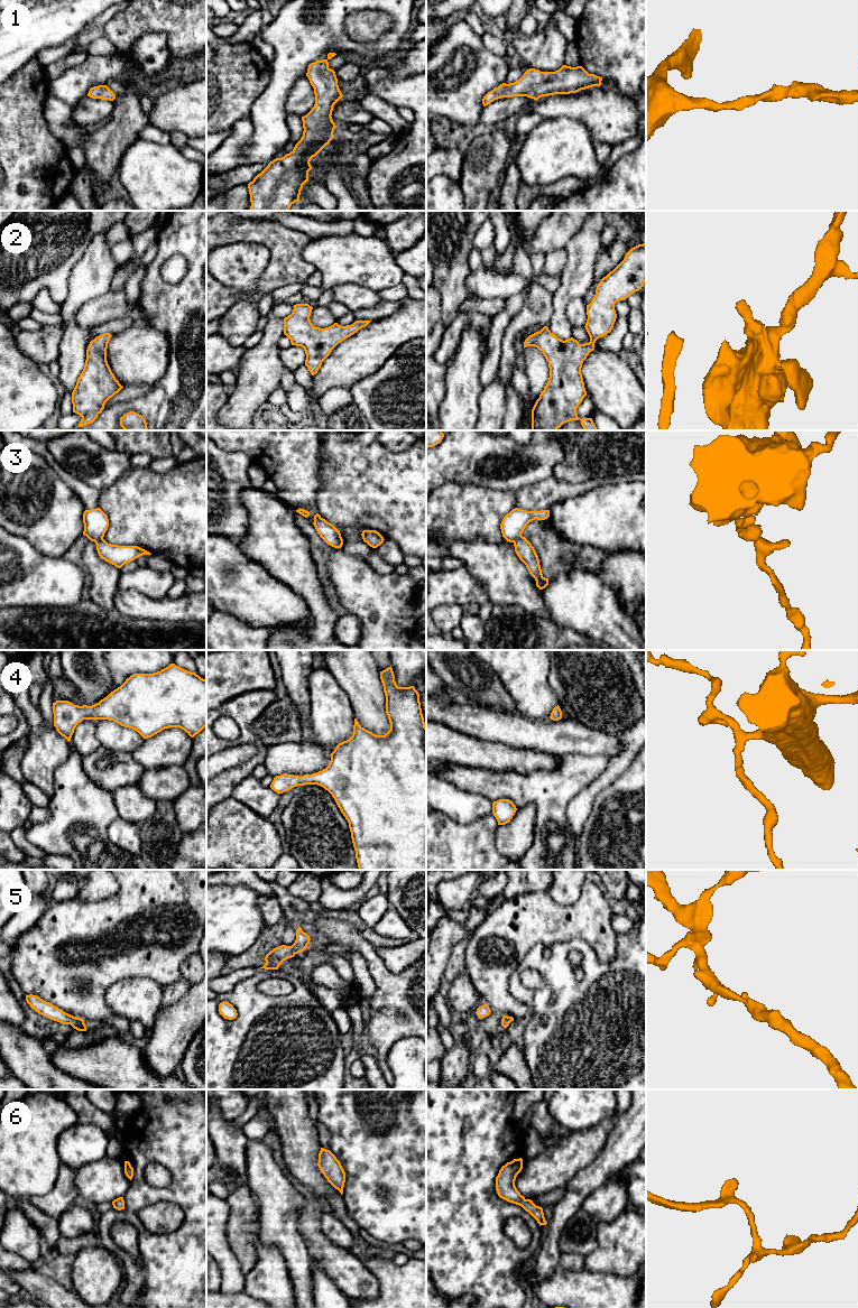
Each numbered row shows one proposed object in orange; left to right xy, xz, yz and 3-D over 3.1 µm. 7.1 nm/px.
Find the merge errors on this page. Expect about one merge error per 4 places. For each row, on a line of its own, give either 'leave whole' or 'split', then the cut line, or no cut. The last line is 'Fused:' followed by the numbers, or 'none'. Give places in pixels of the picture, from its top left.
1: leave whole; no cut
2: leave whole; no cut
3: split; cut in xy along (102, 537), (94, 541)
4: leave whole; no cut
5: leave whole; no cut
6: leave whole; no cut
Fused: 3

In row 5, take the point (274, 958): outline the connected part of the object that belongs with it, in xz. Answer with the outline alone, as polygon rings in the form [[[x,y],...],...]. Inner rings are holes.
[[[298,926],[295,943],[292,946],[282,945],[270,950],[265,957],[266,964],[260,968],[278,970],[284,961],[306,949],[310,940],[310,936]]]

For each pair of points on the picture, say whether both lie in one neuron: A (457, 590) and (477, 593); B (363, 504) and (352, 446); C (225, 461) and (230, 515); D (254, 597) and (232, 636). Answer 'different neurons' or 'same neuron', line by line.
A: same neuron
B: same neuron
C: same neuron
D: different neurons

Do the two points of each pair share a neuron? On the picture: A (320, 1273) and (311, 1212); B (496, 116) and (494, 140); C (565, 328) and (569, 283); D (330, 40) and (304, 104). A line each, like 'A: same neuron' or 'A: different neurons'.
A: different neurons
B: different neurons
C: same neuron
D: different neurons

